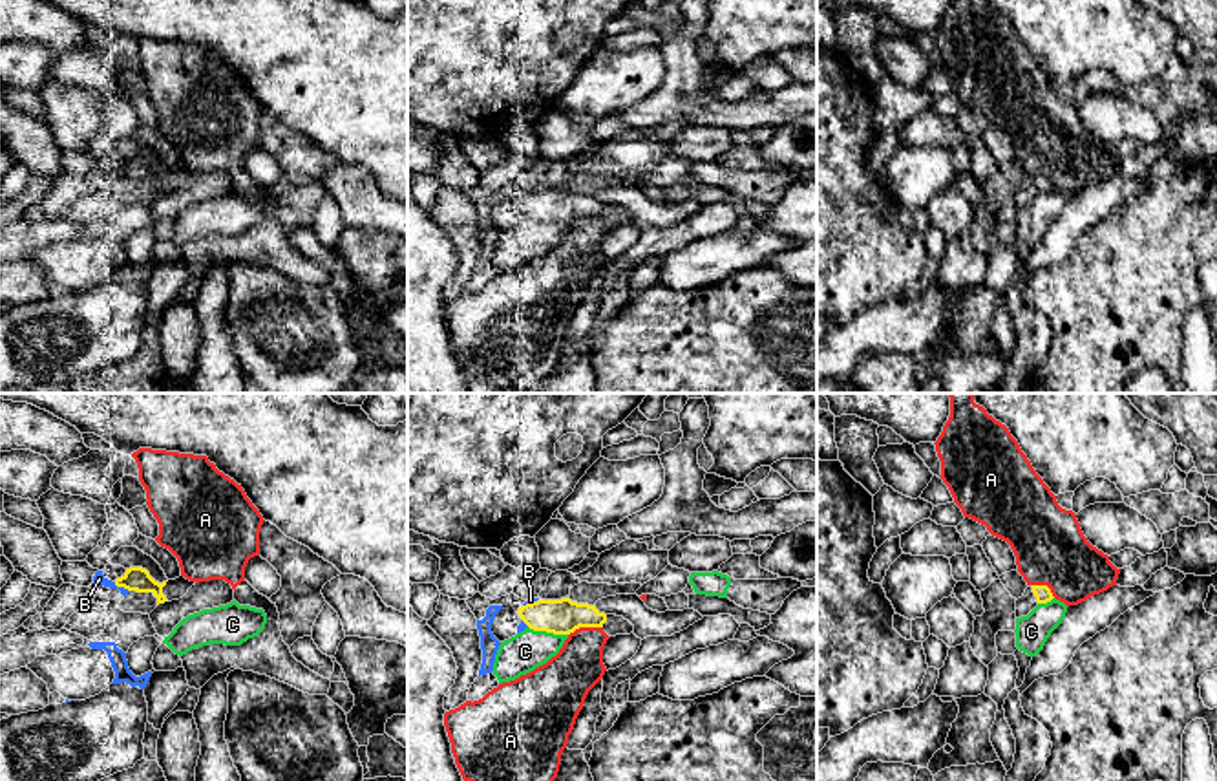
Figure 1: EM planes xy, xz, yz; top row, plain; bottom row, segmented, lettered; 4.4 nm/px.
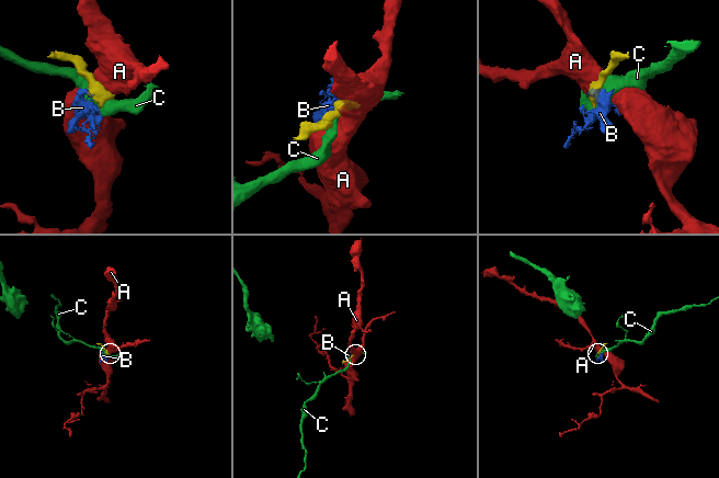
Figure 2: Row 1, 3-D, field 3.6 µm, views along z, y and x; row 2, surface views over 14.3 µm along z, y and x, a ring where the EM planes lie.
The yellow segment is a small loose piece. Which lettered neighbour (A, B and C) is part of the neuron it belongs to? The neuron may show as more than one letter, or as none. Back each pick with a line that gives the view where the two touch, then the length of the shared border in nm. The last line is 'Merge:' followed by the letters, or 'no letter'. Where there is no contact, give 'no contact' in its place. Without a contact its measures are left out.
Merge: no letter

